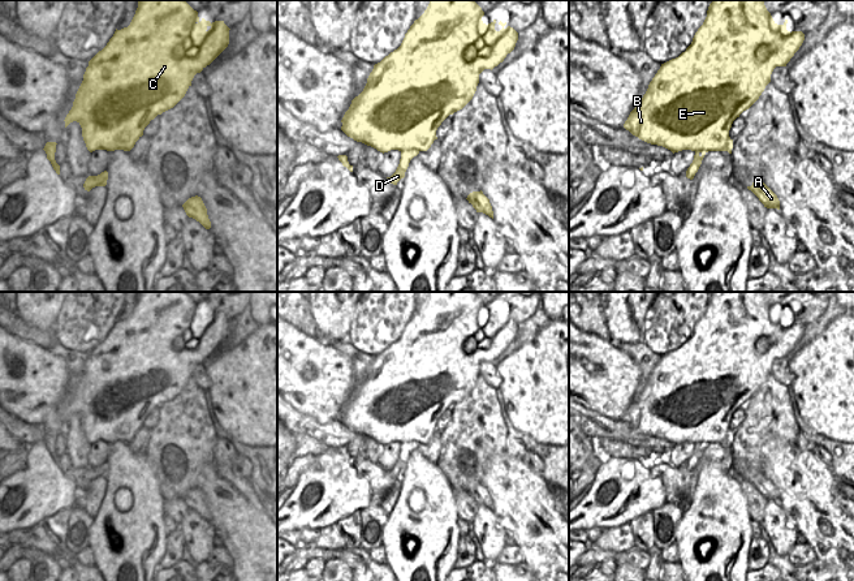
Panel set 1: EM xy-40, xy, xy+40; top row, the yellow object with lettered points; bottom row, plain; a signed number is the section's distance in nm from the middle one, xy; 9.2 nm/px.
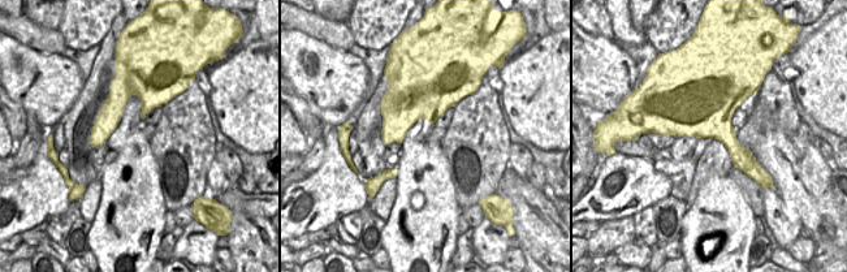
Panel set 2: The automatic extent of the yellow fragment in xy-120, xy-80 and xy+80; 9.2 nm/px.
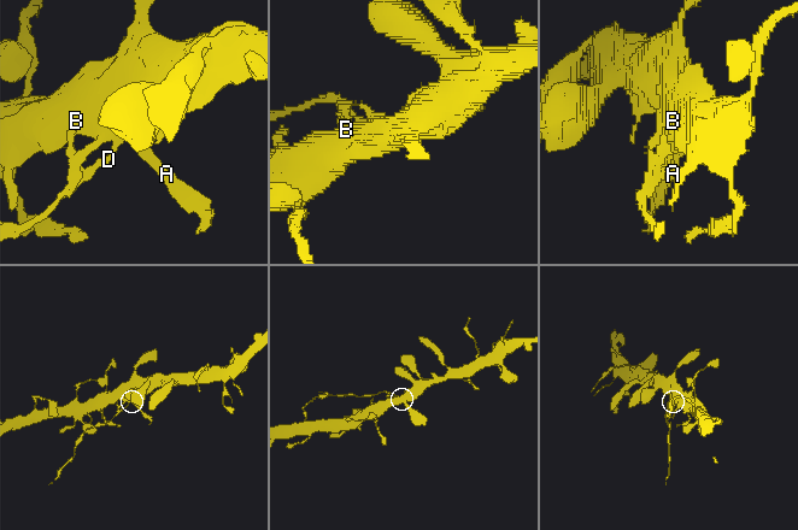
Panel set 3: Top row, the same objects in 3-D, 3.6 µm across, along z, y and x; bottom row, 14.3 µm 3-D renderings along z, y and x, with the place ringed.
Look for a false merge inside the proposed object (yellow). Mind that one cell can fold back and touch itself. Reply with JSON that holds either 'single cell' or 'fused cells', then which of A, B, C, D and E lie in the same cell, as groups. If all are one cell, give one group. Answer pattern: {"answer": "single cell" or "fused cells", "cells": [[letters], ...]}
{"answer": "fused cells", "cells": [["A", "B", "C", "E"], ["D"]]}

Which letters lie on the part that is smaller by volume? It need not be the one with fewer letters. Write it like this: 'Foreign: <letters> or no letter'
Foreign: D

